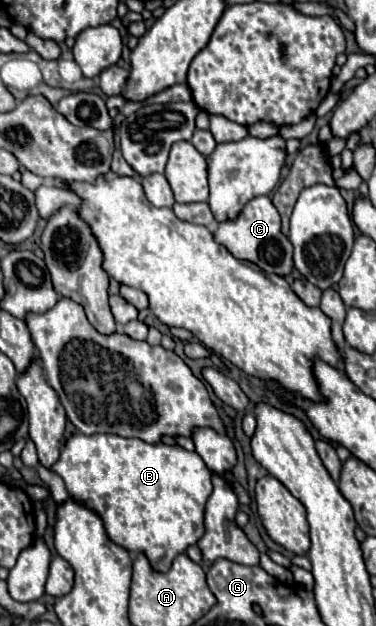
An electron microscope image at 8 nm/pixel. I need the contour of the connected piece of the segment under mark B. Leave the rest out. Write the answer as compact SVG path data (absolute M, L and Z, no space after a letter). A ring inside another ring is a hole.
M76 433L66 441L60 459L50 467L50 471L64 479L70 497L94 509L102 517L114 543L134 553L146 553L156 571L168 571L174 557L184 553L186 547L196 545L204 533L204 505L212 493L212 473L198 453L186 451L180 445L144 443L142 439L124 439L120 435Z

